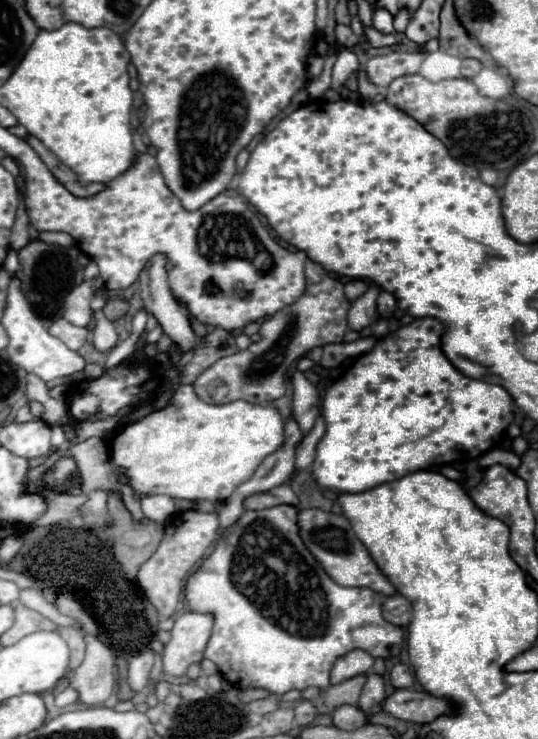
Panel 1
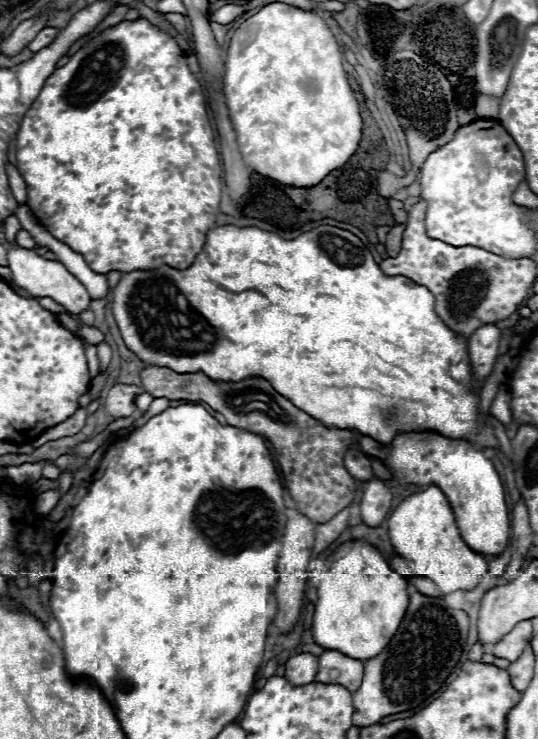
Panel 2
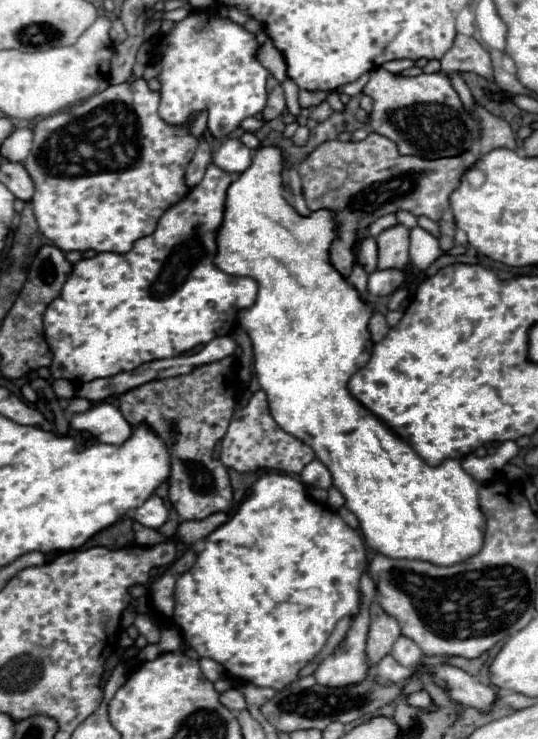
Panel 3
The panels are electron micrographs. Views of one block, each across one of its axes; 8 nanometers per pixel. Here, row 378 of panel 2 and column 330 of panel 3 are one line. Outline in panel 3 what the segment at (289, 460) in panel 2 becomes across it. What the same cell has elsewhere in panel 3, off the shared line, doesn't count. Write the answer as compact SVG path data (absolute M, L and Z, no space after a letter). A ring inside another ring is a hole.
M370 132L366 140L362 142L340 142L340 140L330 140L320 144L312 154L308 154L300 164L298 164L298 174L302 178L302 188L304 188L304 198L306 204L312 212L316 210L330 210L334 212L334 222L336 222L336 238L330 244L330 264L344 276L348 278L354 266L354 246L366 238L368 226L378 220L384 214L396 212L396 210L408 210L414 216L428 216L430 220L438 222L442 214L450 206L450 194L460 186L460 178L466 170L470 170L476 164L478 156L472 152L466 152L458 158L438 158L438 160L422 160L422 158L402 158L398 154L398 148L394 142L390 142L386 136L380 136L376 132Z

